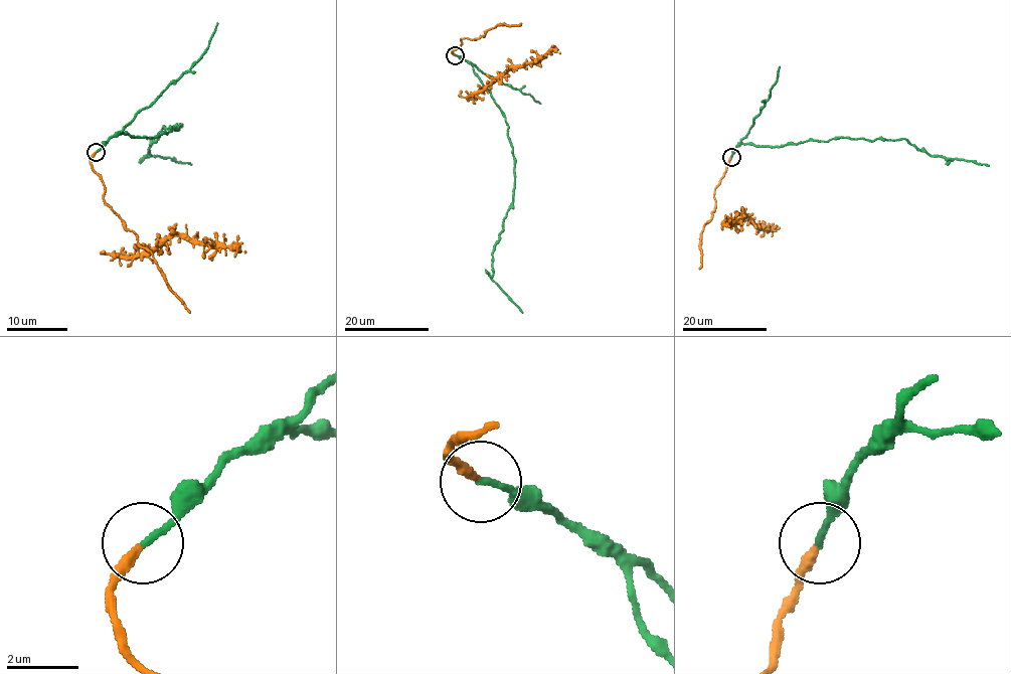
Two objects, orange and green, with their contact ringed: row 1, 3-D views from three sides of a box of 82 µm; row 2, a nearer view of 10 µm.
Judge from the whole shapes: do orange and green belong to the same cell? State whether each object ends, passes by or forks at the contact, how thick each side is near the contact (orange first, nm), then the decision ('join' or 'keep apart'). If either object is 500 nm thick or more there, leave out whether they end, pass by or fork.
orange ends there; green ends there; 280 nm thick on the orange side, 180 nm on the other; join

